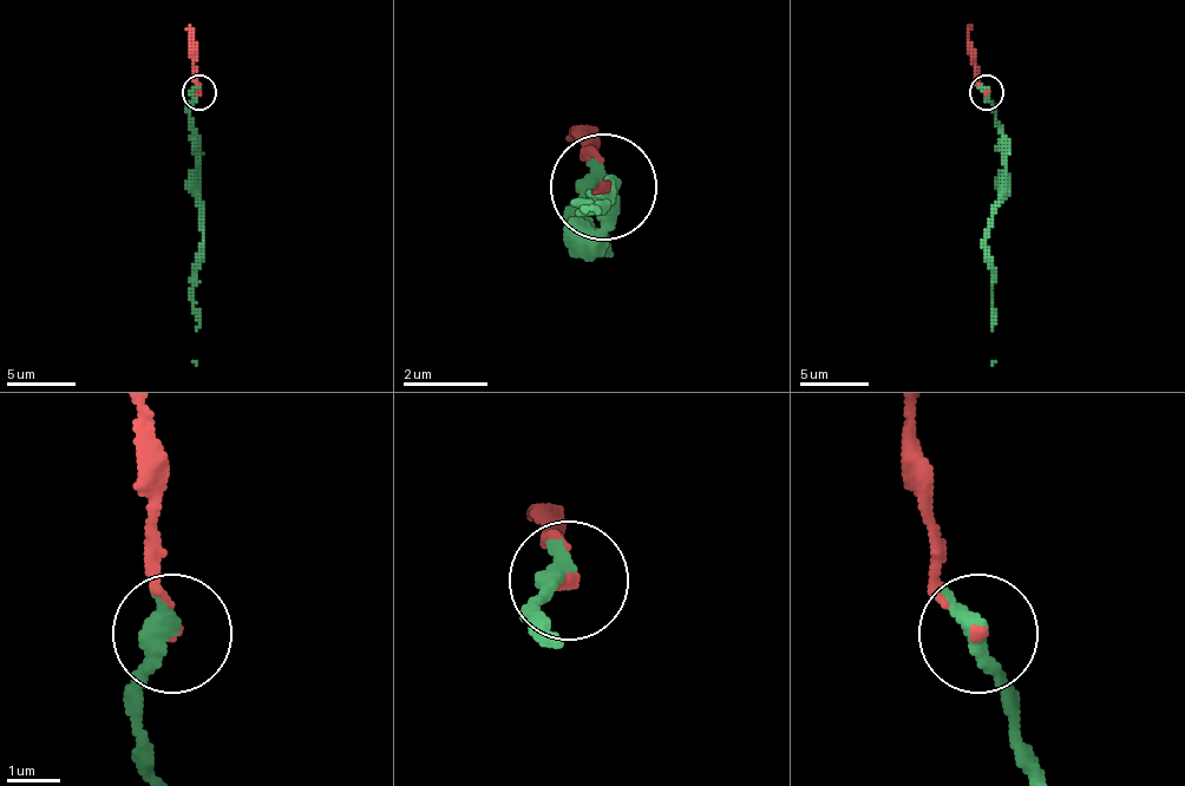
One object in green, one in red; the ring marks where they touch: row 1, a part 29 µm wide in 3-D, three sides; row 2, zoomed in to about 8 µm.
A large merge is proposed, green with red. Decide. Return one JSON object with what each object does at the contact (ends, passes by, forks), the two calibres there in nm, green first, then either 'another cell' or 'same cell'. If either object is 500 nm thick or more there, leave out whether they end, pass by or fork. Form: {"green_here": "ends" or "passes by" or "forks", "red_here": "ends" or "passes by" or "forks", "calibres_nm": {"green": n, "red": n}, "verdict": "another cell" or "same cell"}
{"green_here": "ends", "red_here": "ends", "calibres_nm": {"green": 480, "red": 70}, "verdict": "same cell"}

